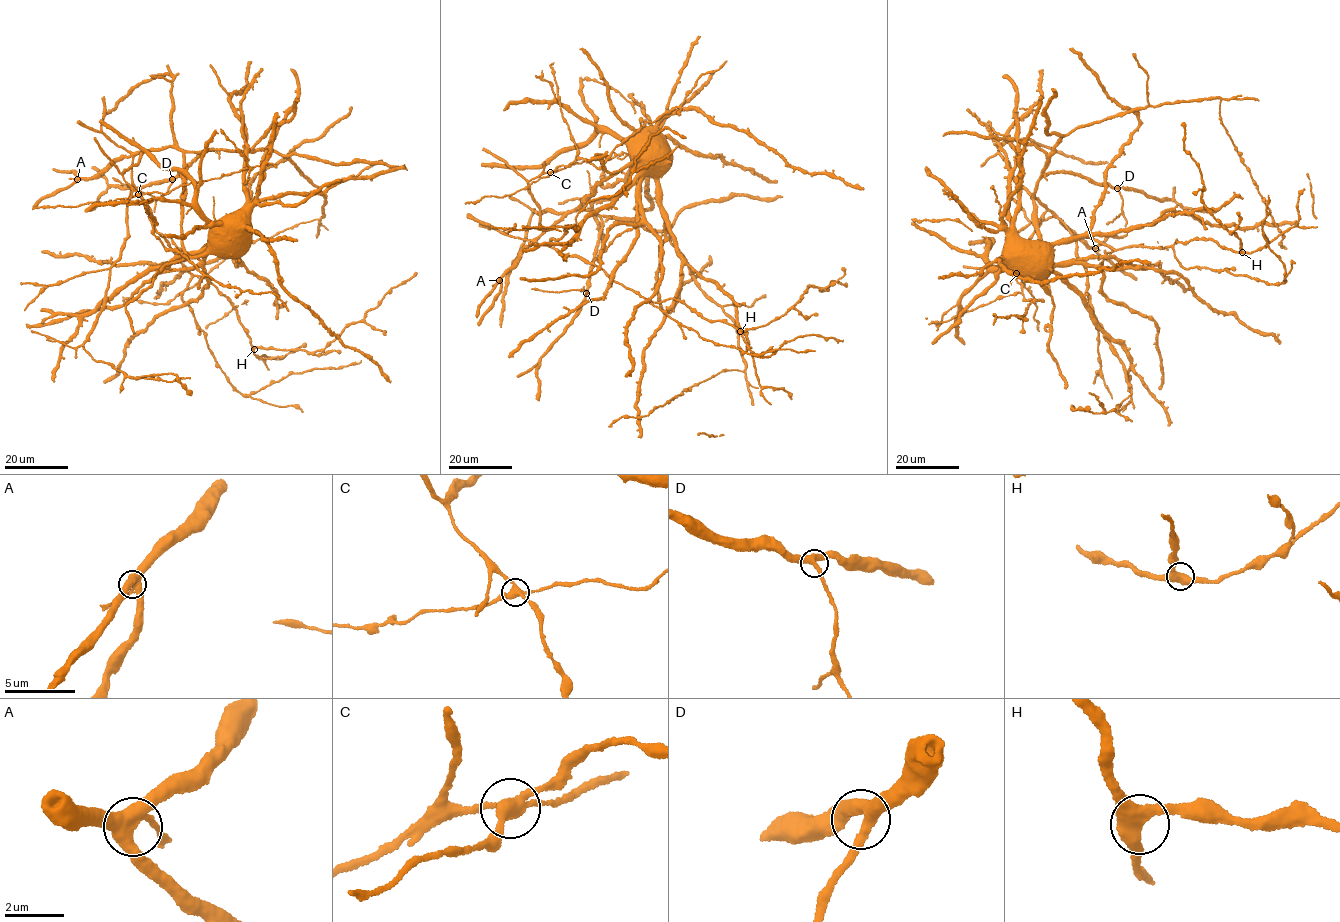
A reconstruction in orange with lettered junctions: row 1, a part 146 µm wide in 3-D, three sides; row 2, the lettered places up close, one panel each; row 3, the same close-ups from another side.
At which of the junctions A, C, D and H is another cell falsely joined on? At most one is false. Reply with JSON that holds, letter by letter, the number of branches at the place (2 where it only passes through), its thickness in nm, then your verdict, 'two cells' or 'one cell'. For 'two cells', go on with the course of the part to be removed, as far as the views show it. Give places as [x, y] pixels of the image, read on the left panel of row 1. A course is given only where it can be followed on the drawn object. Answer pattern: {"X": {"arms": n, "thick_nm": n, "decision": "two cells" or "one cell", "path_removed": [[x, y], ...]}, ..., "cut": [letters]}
{"A": {"arms": 4, "thick_nm": 440, "decision": "one cell"}, "C": {"arms": 4, "thick_nm": 400, "decision": "two cells", "path_removed": [[138, 194], [169, 193], [180, 186], [244, 169], [271, 164], [275, 167]]}, "D": {"arms": 3, "thick_nm": 400, "decision": "one cell"}, "H": {"arms": 3, "thick_nm": 460, "decision": "one cell"}, "cut": ["C"]}

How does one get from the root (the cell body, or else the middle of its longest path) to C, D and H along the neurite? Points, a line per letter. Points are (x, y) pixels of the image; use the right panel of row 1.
C: (1003, 251), (1012, 271), (1049, 292), (1036, 199), (1046, 212), (1013, 263), (1017, 273)
D: (1003, 251), (1012, 271), (1040, 282), (1049, 292), (1033, 198), (1040, 179), (1067, 173), (1117, 188)
H: (1003, 251), (1097, 266), (1106, 253), (1121, 248), (1163, 247), (1177, 239), (1203, 237), (1242, 252)

